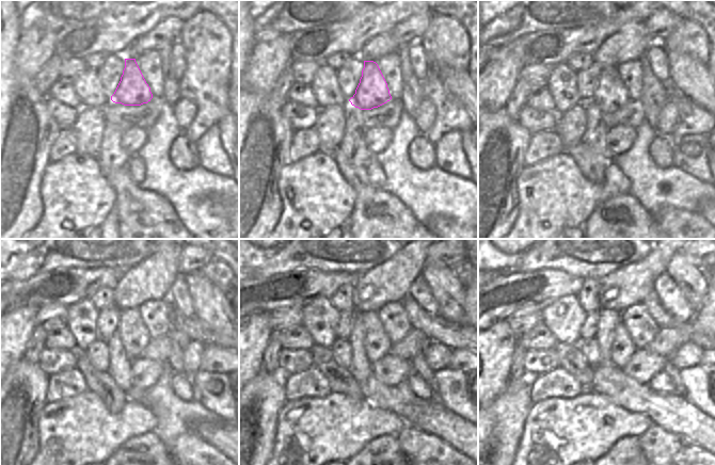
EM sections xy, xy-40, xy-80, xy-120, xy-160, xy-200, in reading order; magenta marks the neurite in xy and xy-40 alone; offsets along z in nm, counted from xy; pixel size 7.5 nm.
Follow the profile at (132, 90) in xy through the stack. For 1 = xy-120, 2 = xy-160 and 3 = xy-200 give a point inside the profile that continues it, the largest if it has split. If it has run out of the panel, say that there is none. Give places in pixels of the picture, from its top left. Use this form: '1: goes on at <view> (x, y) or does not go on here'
1: goes on at xy-120 (134, 336)
2: goes on at xy-160 (377, 345)
3: goes on at xy-200 (622, 349)

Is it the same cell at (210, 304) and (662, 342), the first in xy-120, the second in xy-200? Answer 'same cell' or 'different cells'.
different cells

